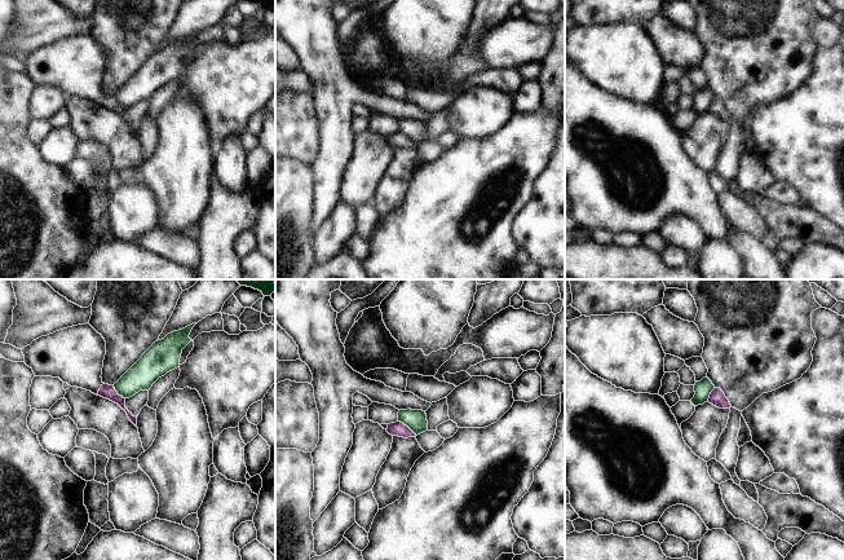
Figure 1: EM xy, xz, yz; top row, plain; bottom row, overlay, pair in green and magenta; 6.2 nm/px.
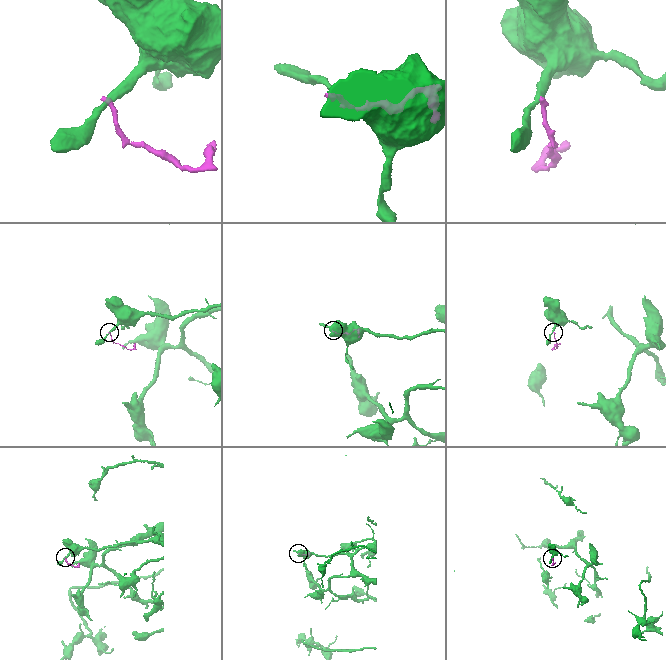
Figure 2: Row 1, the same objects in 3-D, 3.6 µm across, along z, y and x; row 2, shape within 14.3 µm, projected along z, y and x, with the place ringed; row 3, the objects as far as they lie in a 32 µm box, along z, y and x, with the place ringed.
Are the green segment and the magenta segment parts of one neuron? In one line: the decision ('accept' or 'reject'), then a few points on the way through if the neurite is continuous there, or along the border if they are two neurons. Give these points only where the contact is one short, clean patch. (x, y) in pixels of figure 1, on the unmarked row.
reject; border along xz (398, 131), (416, 145)

